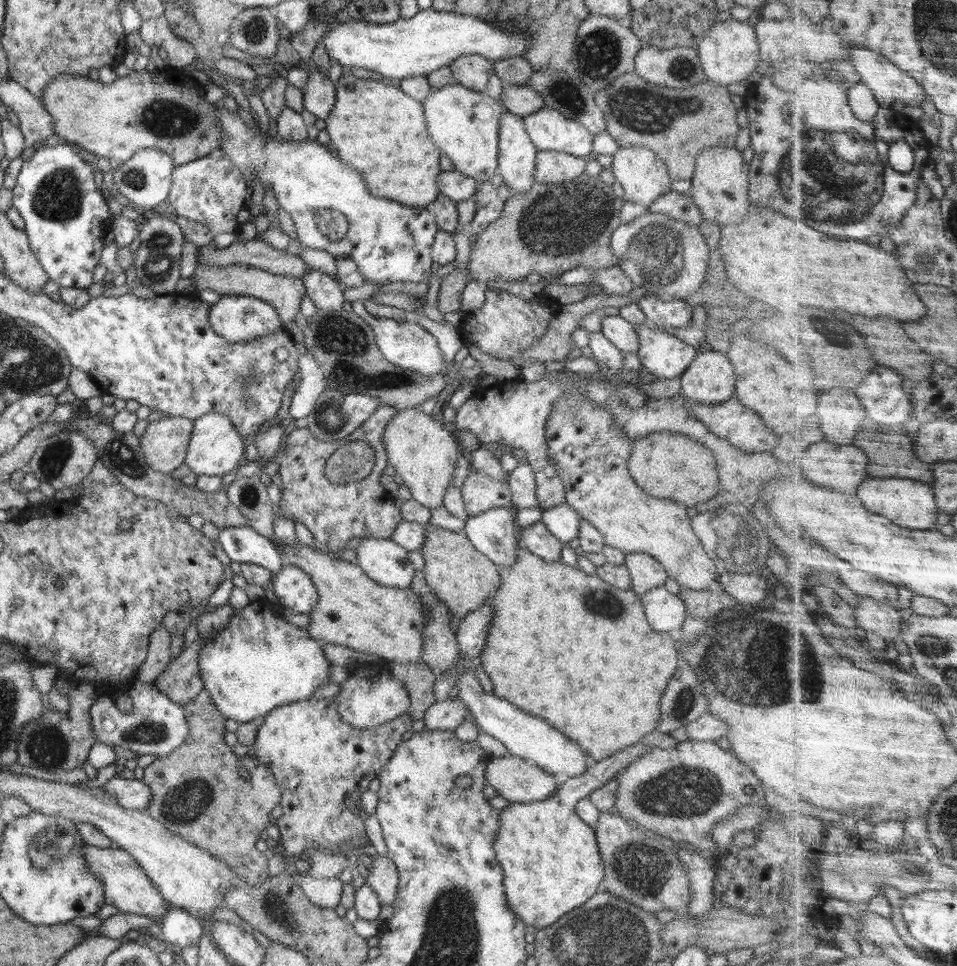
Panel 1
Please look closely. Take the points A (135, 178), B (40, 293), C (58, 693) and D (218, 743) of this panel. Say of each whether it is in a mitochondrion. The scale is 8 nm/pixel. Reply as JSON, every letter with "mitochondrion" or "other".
{"A":"mitochondrion","B":"other","C":"other","D":"other"}

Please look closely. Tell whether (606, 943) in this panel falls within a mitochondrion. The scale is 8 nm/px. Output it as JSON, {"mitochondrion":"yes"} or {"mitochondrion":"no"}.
{"mitochondrion":"yes"}

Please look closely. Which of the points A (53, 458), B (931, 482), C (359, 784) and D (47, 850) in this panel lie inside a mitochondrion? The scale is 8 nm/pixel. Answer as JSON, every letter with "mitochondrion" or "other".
{"A":"mitochondrion","B":"other","C":"other","D":"mitochondrion"}

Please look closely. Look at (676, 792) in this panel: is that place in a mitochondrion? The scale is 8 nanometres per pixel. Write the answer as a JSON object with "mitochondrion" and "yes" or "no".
{"mitochondrion":"yes"}

